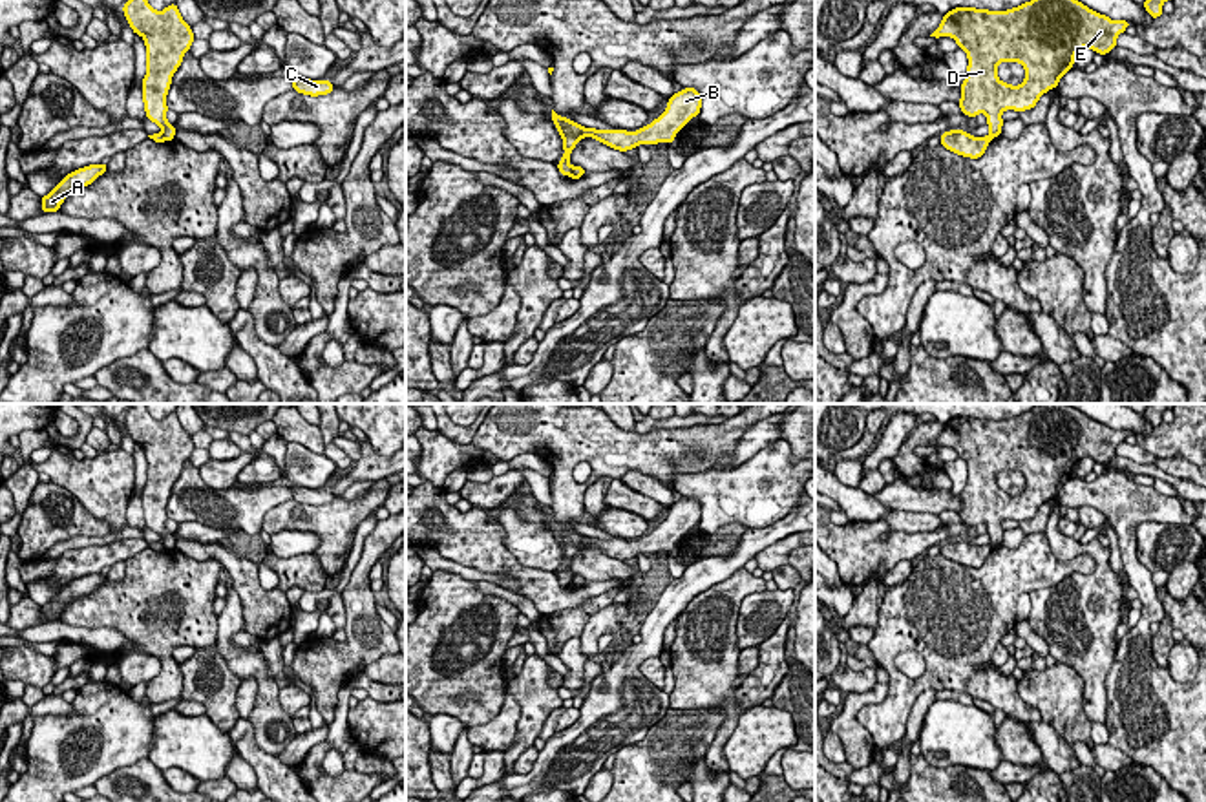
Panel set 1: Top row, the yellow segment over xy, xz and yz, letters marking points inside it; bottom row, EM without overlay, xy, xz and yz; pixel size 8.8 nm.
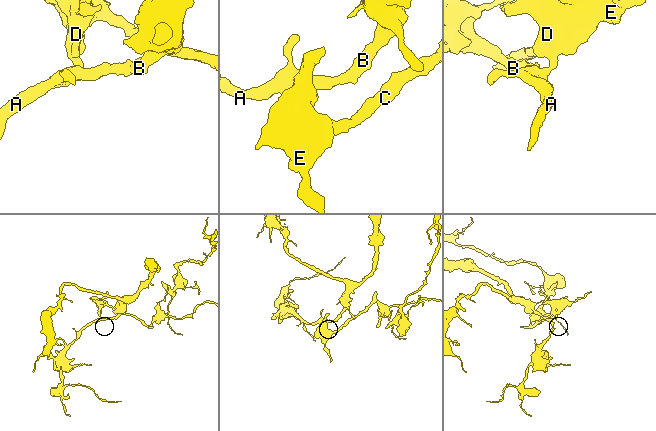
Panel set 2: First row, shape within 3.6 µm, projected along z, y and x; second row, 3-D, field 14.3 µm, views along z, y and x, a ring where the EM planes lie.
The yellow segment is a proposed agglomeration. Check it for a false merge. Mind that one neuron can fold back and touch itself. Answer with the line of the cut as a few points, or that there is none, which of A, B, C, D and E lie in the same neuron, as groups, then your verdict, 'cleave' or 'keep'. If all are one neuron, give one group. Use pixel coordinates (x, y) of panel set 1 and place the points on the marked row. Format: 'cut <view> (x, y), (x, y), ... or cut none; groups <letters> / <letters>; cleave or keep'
cut xz (574, 167), (569, 174); groups A B / C D E; cleave

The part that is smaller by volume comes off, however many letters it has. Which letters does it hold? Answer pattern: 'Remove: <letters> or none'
Remove: C, D, E

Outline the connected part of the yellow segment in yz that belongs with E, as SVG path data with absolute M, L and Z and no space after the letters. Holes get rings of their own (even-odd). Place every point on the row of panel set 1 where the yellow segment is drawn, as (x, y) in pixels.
M1031 0L1007 11L950 9L930 37L950 37L967 51L961 113L983 113L989 135L1000 137L1005 110L1032 110L1074 66L1080 49L1107 55L1127 26L1131 22L1111 20L1078 0ZM1000 62L1020 62L1025 80L1020 86L1001 82Z

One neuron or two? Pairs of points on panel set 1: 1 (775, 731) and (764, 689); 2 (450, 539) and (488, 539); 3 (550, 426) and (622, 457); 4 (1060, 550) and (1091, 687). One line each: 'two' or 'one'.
1: two
2: one
3: one
4: one

